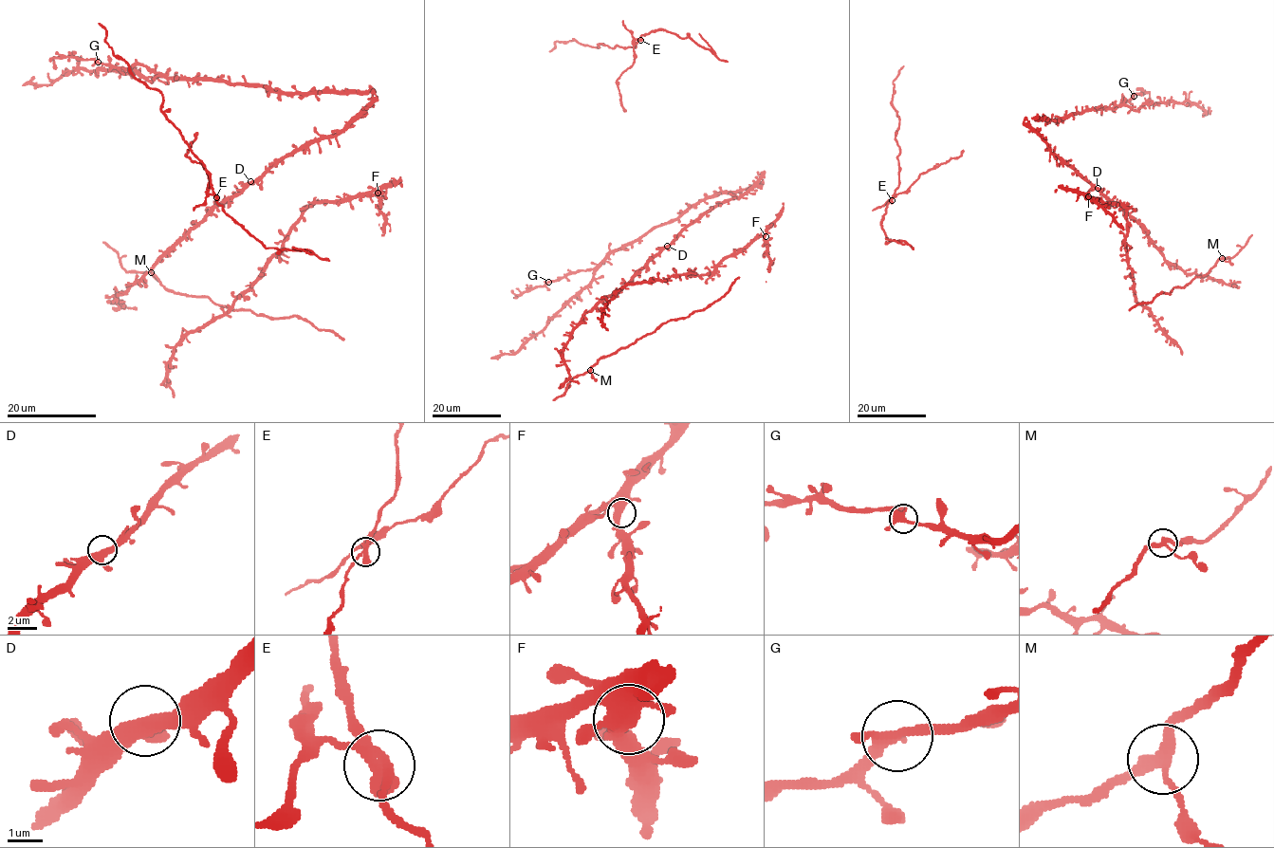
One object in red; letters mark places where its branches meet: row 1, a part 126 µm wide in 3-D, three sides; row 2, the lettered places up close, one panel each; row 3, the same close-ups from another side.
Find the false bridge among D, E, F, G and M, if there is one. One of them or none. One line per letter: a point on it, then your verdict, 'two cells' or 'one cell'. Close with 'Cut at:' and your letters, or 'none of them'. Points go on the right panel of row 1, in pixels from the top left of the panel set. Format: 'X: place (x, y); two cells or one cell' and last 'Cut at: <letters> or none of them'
D: place (1098, 188); one cell
E: place (892, 200); two cells
F: place (1088, 196); one cell
G: place (1134, 96); one cell
M: place (1222, 258); one cell
Cut at: E

